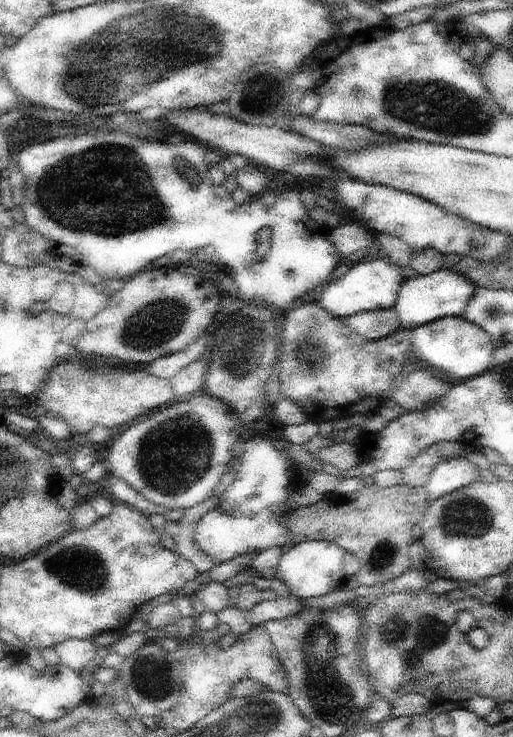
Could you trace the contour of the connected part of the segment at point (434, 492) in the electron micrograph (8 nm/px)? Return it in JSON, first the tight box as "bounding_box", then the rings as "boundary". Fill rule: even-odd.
{"bounding_box":[425,457,484,502],"boundary":[[[465,457],[442,461],[434,468],[425,484],[429,502],[480,480],[484,480],[480,468]]]}

